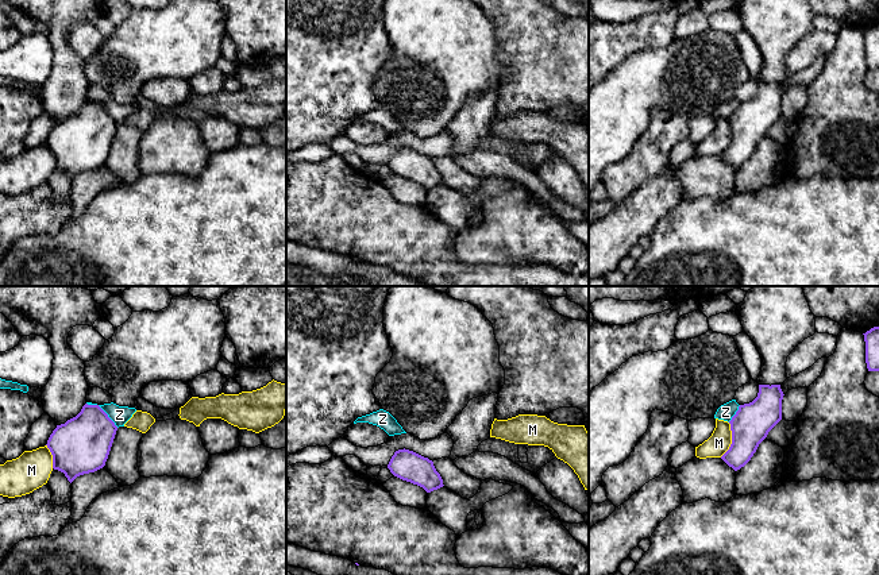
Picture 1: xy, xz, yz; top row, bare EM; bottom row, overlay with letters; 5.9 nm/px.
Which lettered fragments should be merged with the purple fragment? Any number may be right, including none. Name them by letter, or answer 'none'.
none

